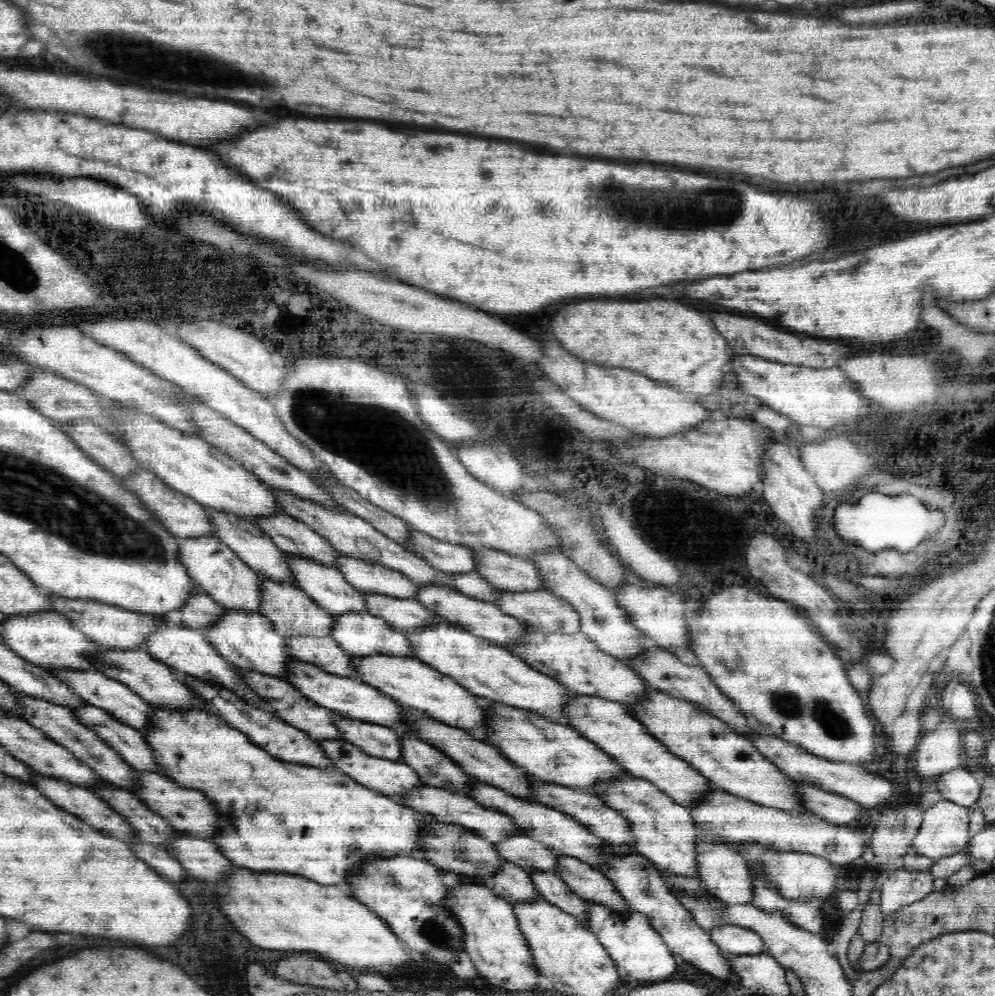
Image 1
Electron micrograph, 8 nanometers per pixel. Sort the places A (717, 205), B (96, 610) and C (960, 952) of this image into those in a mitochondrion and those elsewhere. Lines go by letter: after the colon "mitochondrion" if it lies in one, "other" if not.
A: mitochondrion
B: other
C: other

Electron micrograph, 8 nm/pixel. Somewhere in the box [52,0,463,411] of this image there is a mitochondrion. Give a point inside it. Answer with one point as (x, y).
(139, 52)

